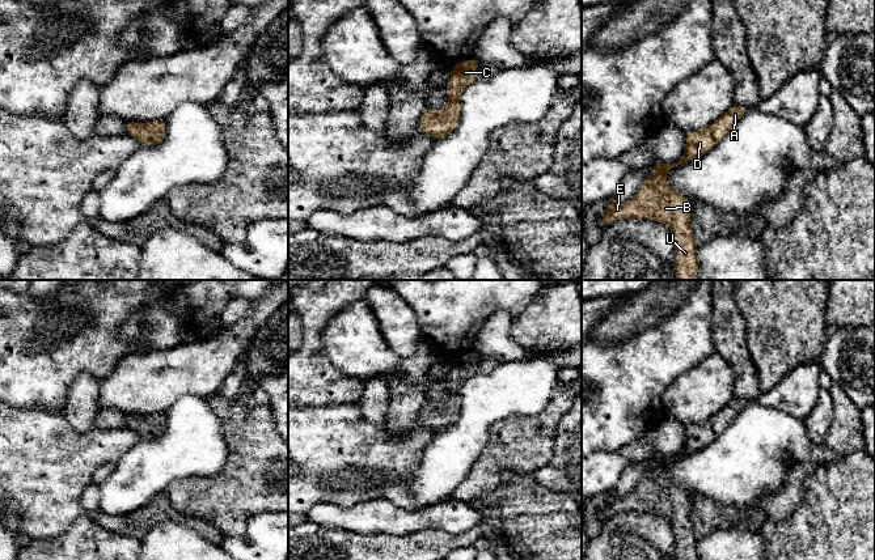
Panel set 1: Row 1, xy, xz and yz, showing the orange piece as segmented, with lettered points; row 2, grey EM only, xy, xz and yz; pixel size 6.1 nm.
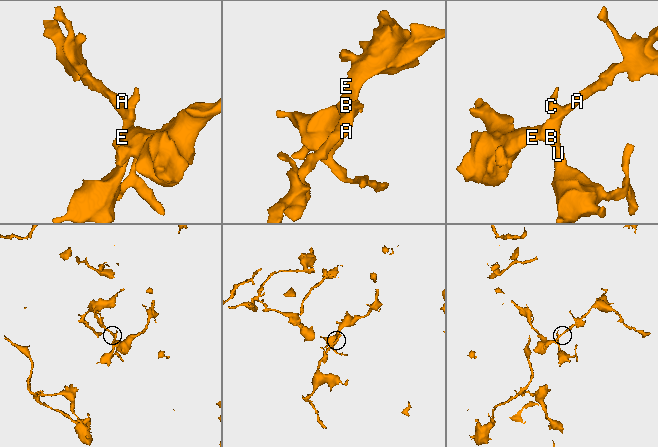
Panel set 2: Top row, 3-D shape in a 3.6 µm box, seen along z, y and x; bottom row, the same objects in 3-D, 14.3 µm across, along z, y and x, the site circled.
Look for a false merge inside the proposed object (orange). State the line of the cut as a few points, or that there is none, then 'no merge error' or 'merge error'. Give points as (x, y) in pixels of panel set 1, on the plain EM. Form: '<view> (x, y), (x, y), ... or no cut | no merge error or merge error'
no cut | no merge error

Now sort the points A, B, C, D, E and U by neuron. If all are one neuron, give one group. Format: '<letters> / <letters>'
A B C D E U

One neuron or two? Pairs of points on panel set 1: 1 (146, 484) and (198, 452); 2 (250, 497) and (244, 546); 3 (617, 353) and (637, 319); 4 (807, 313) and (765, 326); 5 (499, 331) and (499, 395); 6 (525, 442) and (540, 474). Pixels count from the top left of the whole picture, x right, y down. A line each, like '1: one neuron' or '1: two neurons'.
1: one neuron
2: two neurons
3: two neurons
4: one neuron
5: two neurons
6: two neurons

